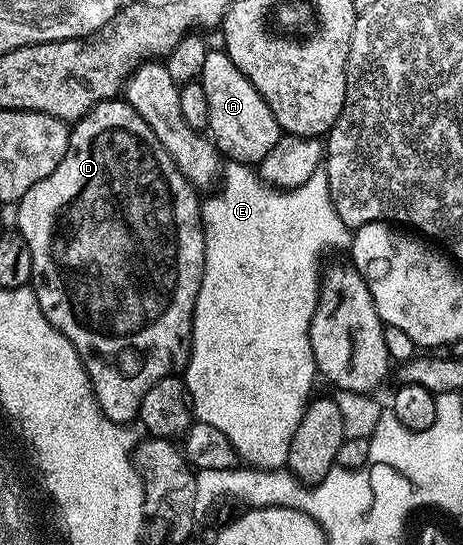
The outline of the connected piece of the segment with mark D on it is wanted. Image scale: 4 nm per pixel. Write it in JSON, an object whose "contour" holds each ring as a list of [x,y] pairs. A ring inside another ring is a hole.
{"contour":[[[116,97],[103,100],[88,115],[83,116],[82,119],[78,120],[70,128],[67,136],[67,152],[61,161],[61,165],[57,165],[57,169],[53,169],[53,173],[49,173],[49,177],[41,180],[37,185],[33,185],[33,189],[29,189],[29,193],[25,193],[25,197],[20,199],[17,204],[17,210],[19,210],[19,224],[17,224],[17,227],[25,237],[25,241],[29,245],[29,253],[33,257],[33,273],[31,274],[29,286],[35,292],[41,313],[45,313],[48,321],[71,342],[72,348],[78,351],[80,364],[87,368],[87,375],[91,378],[91,389],[95,392],[95,400],[98,401],[104,413],[110,415],[111,419],[120,425],[130,424],[132,422],[130,419],[134,420],[136,418],[137,409],[143,400],[143,392],[149,390],[151,384],[161,381],[176,369],[182,368],[185,361],[191,358],[191,326],[193,325],[193,317],[195,316],[193,304],[197,301],[197,292],[199,292],[199,281],[201,278],[201,255],[205,251],[205,241],[201,237],[201,203],[198,198],[196,200],[191,199],[191,194],[193,194],[191,184],[184,180],[182,173],[176,169],[175,162],[167,157],[165,149],[161,145],[161,141],[157,141],[153,129],[149,129],[149,125],[145,125],[142,117],[128,103],[122,98]]]}

